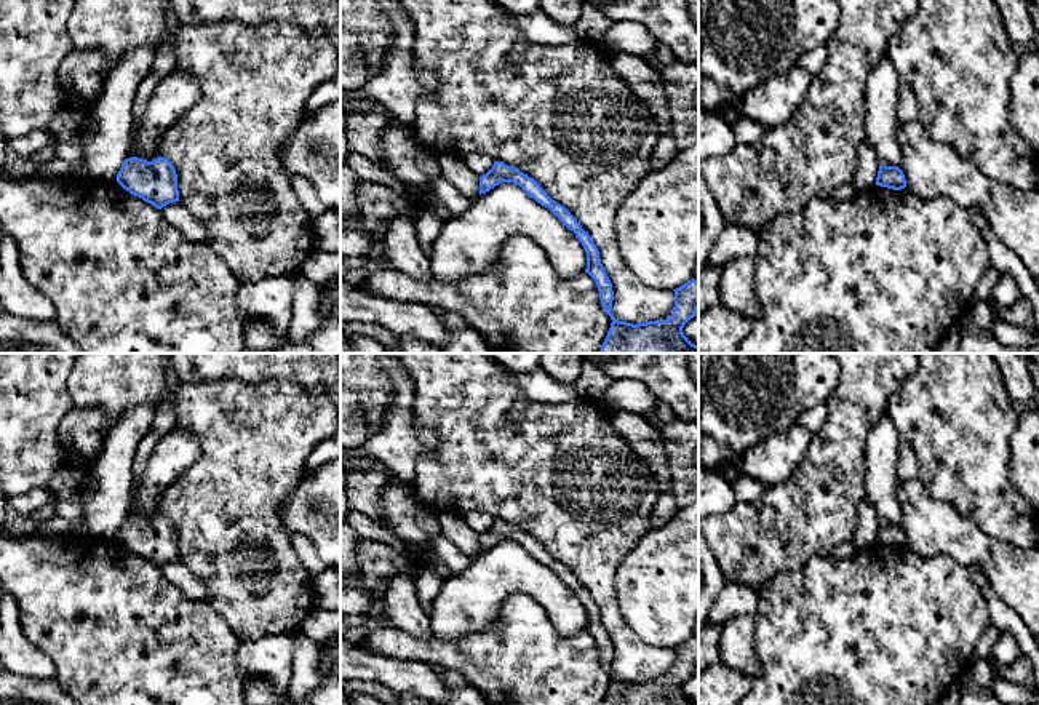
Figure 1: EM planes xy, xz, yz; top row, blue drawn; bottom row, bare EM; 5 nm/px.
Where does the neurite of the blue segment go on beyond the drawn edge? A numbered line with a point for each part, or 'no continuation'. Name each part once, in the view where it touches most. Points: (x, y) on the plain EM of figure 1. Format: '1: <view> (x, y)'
no continuation

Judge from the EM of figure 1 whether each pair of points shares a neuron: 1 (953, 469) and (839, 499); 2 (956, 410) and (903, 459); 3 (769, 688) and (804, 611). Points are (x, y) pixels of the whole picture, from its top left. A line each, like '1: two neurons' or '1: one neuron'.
1: two neurons
2: two neurons
3: one neuron

